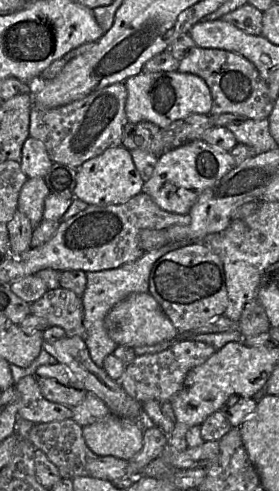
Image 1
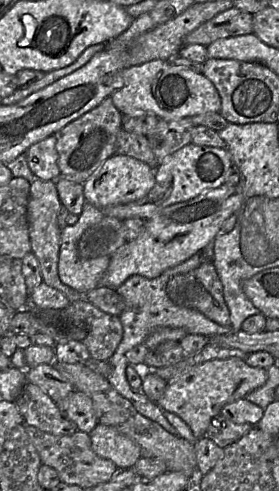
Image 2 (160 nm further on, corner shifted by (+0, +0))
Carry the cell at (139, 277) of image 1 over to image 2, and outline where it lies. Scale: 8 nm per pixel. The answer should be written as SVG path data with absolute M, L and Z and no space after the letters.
M171 269L166 270L162 275L152 279L141 275L132 275L115 289L125 301L127 308L119 316L123 326L123 338L115 353L108 361L112 369L108 381L121 396L128 399L134 405L141 415L157 422L169 433L178 435L176 429L165 418L164 411L157 403L150 401L143 392L135 391L130 386L126 376L126 368L128 365L126 353L133 347L144 343L145 339L153 331L160 328L180 328L188 333L201 334L206 337L225 335L233 331L231 326L222 326L208 319L195 309L176 305L169 298L166 290L167 283L173 276L175 276L175 274L171 274Z

